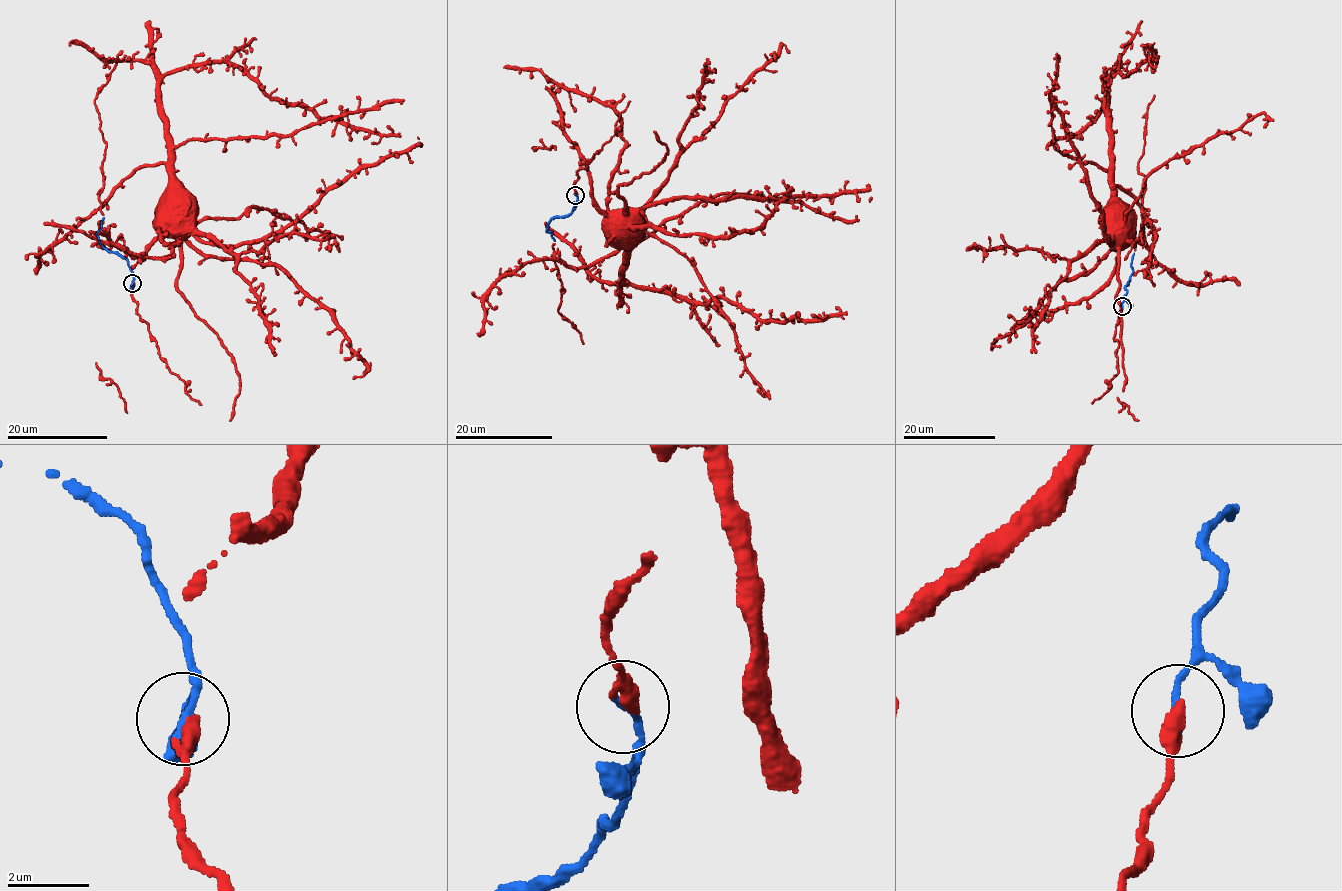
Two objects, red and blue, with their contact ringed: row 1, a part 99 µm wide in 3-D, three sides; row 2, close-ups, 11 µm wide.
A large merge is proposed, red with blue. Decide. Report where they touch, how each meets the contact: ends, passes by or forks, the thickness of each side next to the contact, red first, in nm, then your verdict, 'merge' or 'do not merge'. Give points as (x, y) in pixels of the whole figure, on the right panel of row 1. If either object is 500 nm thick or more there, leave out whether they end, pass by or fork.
(1122, 306) | red ends | blue ends | 400/180 nm | merge

